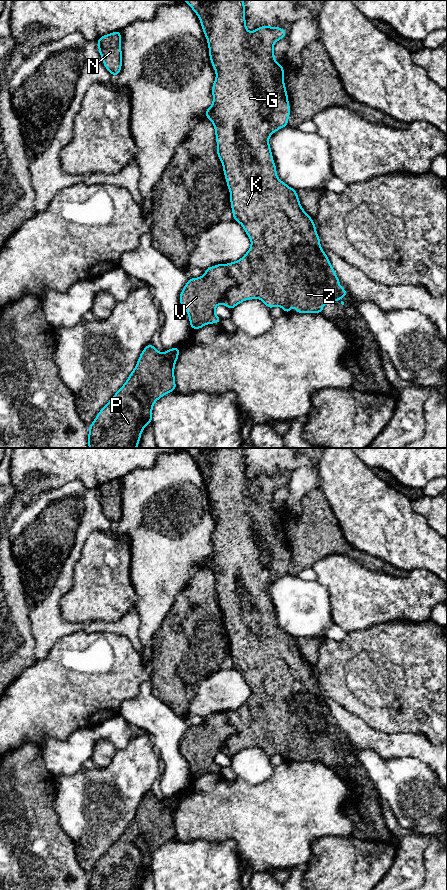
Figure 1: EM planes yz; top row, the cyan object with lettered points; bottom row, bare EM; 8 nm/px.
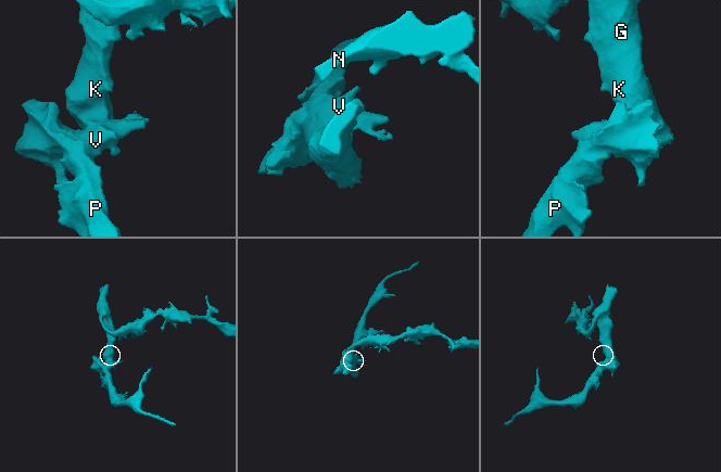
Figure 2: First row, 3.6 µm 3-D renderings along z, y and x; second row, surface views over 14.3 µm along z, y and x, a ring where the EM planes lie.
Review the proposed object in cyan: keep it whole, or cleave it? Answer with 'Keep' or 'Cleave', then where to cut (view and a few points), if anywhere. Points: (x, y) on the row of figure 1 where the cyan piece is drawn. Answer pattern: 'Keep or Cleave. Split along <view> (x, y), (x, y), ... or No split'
Cleave. Split along yz (227, 264), (228, 271), (236, 283), (225, 292), (221, 302)

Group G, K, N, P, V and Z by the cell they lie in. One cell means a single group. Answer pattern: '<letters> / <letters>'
G K N Z / P V

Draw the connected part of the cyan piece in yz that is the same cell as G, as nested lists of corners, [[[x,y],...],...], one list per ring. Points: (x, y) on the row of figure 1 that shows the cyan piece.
[[[184,0],[198,16],[204,35],[207,39],[209,48],[209,57],[213,69],[216,72],[216,78],[212,85],[213,103],[205,111],[205,117],[208,118],[214,125],[217,156],[223,165],[223,172],[226,183],[230,192],[230,203],[233,213],[233,219],[240,223],[251,240],[251,246],[246,254],[235,262],[228,263],[230,274],[234,277],[237,284],[225,292],[222,304],[232,310],[235,306],[245,300],[254,298],[260,299],[271,310],[274,306],[280,306],[285,313],[291,312],[291,305],[295,305],[296,313],[323,313],[323,305],[330,302],[336,302],[342,297],[347,296],[347,291],[341,287],[339,277],[335,275],[335,269],[331,267],[331,261],[328,259],[326,253],[323,251],[320,244],[320,237],[316,232],[316,226],[313,219],[302,208],[297,191],[289,187],[286,183],[281,181],[277,176],[276,165],[273,160],[272,151],[269,144],[269,137],[277,130],[288,125],[290,117],[290,104],[288,102],[288,94],[284,84],[284,67],[277,63],[274,56],[274,44],[283,39],[287,35],[287,31],[281,29],[279,26],[260,26],[256,30],[249,32],[245,20],[245,4],[243,0]]]

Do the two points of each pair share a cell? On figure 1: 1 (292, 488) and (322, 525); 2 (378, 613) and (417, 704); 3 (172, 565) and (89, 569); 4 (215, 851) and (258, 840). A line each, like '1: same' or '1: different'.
1: different
2: different
3: different
4: different

